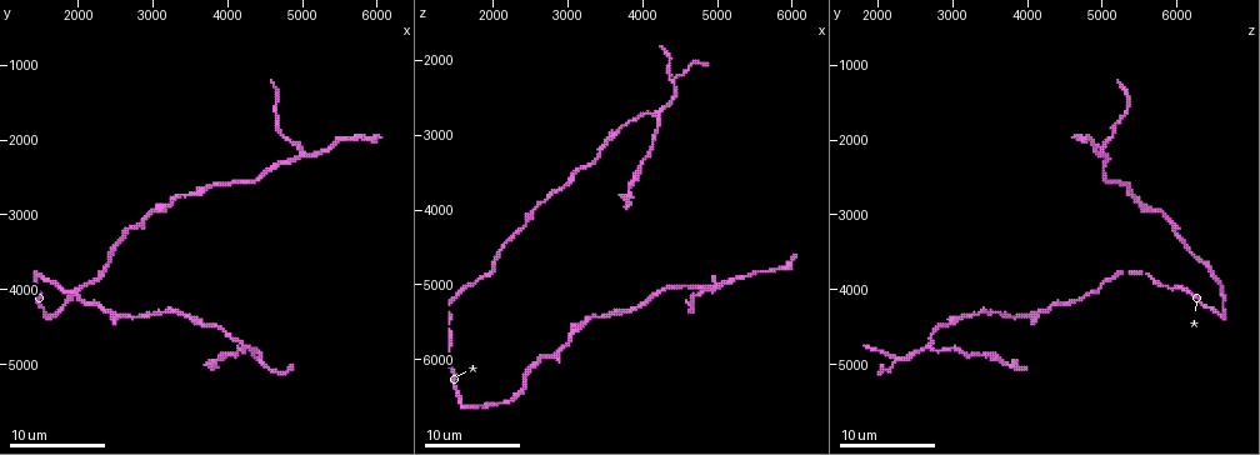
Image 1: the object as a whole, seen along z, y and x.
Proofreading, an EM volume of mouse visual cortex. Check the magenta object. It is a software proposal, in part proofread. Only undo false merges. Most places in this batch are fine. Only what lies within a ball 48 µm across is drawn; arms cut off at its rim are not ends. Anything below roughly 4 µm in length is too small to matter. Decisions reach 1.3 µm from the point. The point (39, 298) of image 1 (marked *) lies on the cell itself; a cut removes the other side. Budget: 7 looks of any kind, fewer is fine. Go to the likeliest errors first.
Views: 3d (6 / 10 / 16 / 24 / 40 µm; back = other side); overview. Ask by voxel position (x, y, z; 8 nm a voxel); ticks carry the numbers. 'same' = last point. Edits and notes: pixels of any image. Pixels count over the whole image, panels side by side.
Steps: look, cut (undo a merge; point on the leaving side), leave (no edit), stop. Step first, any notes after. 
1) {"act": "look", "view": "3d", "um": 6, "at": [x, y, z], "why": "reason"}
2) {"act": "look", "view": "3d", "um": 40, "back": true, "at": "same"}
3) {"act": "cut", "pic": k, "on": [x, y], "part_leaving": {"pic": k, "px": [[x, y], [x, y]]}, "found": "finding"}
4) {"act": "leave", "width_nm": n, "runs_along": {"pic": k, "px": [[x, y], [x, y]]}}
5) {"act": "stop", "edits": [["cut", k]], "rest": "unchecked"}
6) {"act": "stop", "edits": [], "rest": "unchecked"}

{"act": "look", "view": "3d", "um": 16, "at": [4250, 4800, 2700], "why": "three arms meet"}

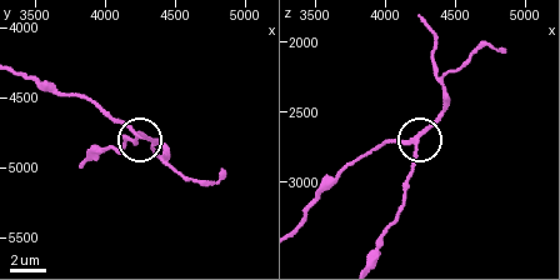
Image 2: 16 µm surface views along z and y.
{"act": "cut", "pic": 2, "on": [414, 166], "width_nm": 200, "part_leaving": {"pic": 2, "px": [[416, 143], [400, 213], [384, 235], [378, 258]]}, "found": "two cells meet here"}

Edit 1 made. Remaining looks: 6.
{"act": "look", "view": "3d", "um": 16, "at": [5000, 2200, 5000], "why": "looks like a crossing"}

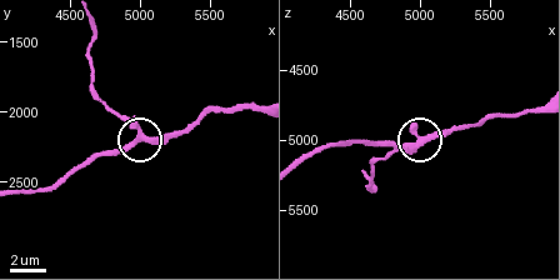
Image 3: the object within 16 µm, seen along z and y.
{"act": "look", "view": "3d", "um": 16, "back": true, "at": [5020, 2180, 5000]}

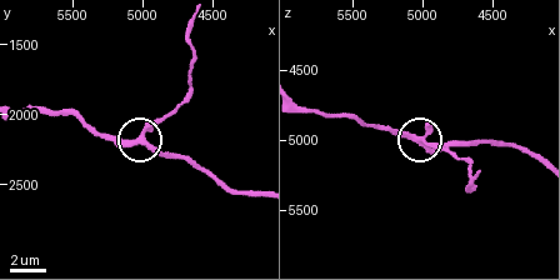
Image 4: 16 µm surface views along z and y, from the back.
{"act": "leave", "width_nm": 290, "found": "all the same cell"}

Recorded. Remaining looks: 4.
{"act": "look", "view": "3d", "um": 16, "at": [3700, 4450, 2950], "why": "sudden change in width"}

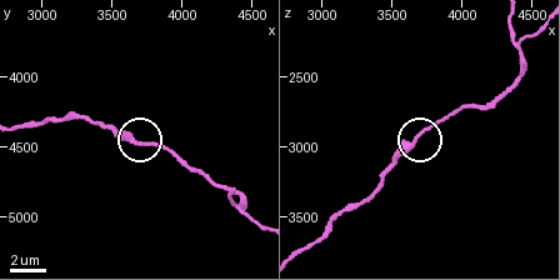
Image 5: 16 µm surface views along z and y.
{"act": "leave", "width_nm": 260, "runs_along": {"pic": 5, "px": [[21, 128], [48, 119], [84, 119], [173, 149]]}, "found": "one cell here"}

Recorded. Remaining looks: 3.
{"act": "stop", "edits": [["cut", 2]], "rest": "unchecked"}

